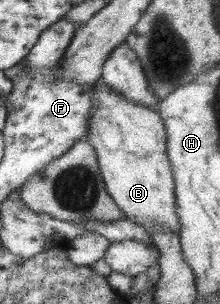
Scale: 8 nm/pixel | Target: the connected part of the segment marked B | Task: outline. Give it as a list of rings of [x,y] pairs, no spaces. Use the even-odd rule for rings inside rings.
[[[97,80],[92,86],[91,111],[87,119],[87,137],[96,155],[99,173],[105,189],[115,205],[131,222],[147,228],[165,228],[176,234],[179,222],[175,215],[174,182],[170,163],[166,154],[166,135],[161,117],[156,109],[141,107],[141,104],[129,101],[117,95],[103,80]]]

